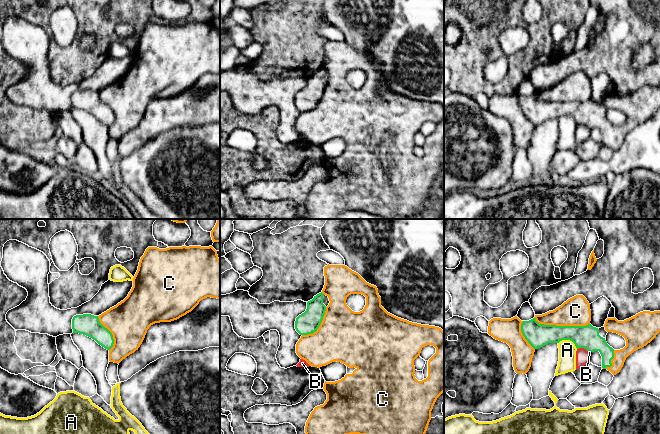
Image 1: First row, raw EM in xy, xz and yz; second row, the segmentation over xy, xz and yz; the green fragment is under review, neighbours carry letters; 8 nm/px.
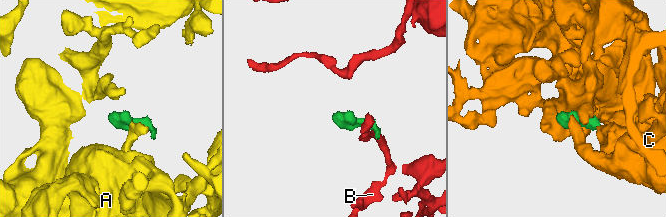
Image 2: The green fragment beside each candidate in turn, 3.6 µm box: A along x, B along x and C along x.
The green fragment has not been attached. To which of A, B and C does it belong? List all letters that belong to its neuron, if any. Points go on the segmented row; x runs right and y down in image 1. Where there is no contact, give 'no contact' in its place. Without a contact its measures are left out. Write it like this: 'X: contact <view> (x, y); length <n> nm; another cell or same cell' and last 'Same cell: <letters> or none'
A: contact yz (568, 339); length 170 nm; another cell
B: contact yz (584, 348); length 120 nm; another cell
C: contact yz (561, 326); length 460 nm; same cell
Same cell: C

